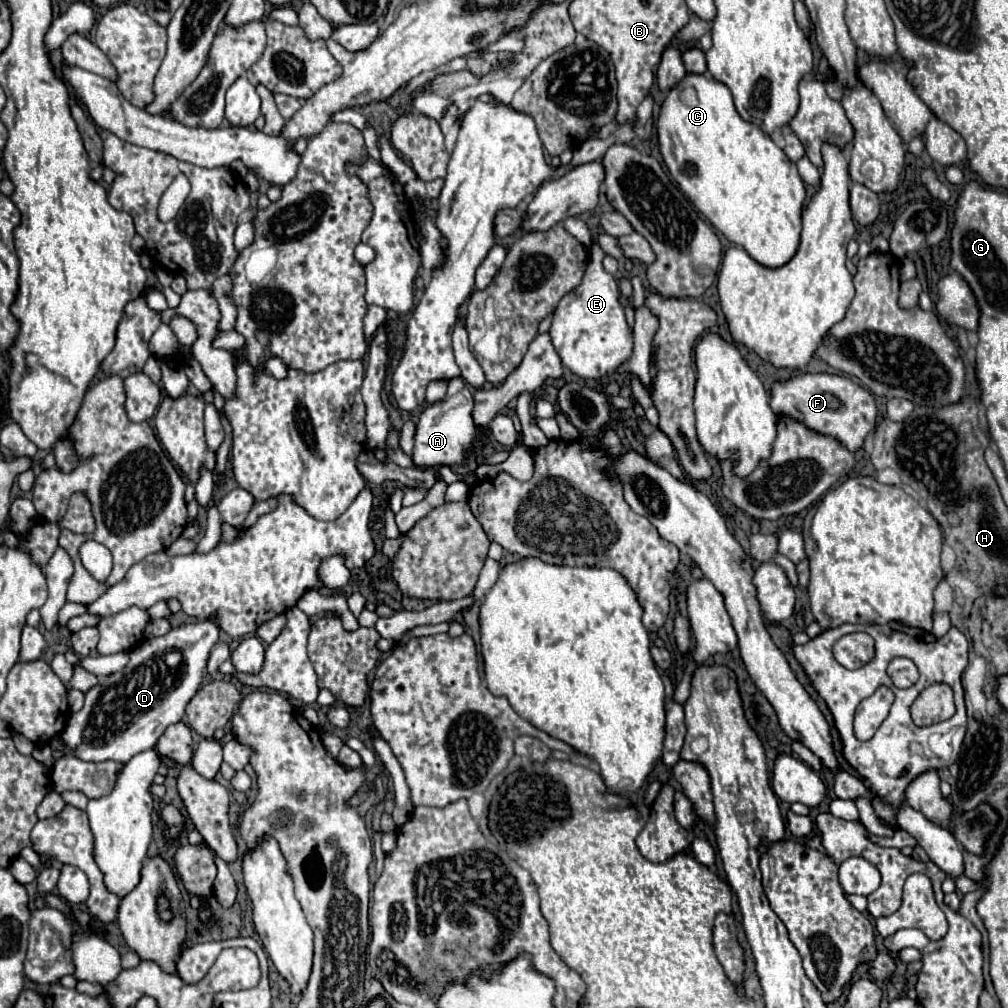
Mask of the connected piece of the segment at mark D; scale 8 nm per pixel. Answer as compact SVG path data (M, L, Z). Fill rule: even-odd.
M205 620L205 622L173 628L165 636L143 642L139 648L129 652L129 664L123 670L109 674L105 680L101 680L85 694L85 706L77 714L71 714L69 724L63 730L61 738L71 750L75 750L75 756L87 762L107 762L107 760L129 762L135 754L155 748L157 740L167 730L167 726L183 720L189 700L195 696L195 692L201 686L207 658L213 646L217 644L217 640L219 640L219 626L215 624L215 620ZM171 650L181 650L183 654L183 662L173 676L169 676L169 668L165 664L165 656Z

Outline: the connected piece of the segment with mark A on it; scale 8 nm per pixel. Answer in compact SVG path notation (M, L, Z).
M461 378L451 380L449 388L447 388L447 396L441 402L427 406L417 422L415 446L413 446L413 454L411 454L413 464L417 468L437 466L439 462L447 464L447 466L465 462L465 450L471 448L471 442L477 432L477 428L471 420L471 408L473 408L471 390L465 386L465 382Z

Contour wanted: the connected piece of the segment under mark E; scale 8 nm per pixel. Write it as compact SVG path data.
M593 246L583 282L561 298L553 312L553 324L549 330L551 342L565 368L585 380L597 380L611 374L617 366L629 360L633 348L633 336L619 302L619 286L615 278L605 272L601 260L601 248Z

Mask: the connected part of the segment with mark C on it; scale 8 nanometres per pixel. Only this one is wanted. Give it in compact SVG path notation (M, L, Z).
M687 74L679 86L667 94L661 106L657 136L663 160L679 188L729 242L745 248L747 254L765 268L781 268L795 256L799 250L803 208L807 200L797 164L791 162L767 134L737 114L731 90L725 84L703 74Z

